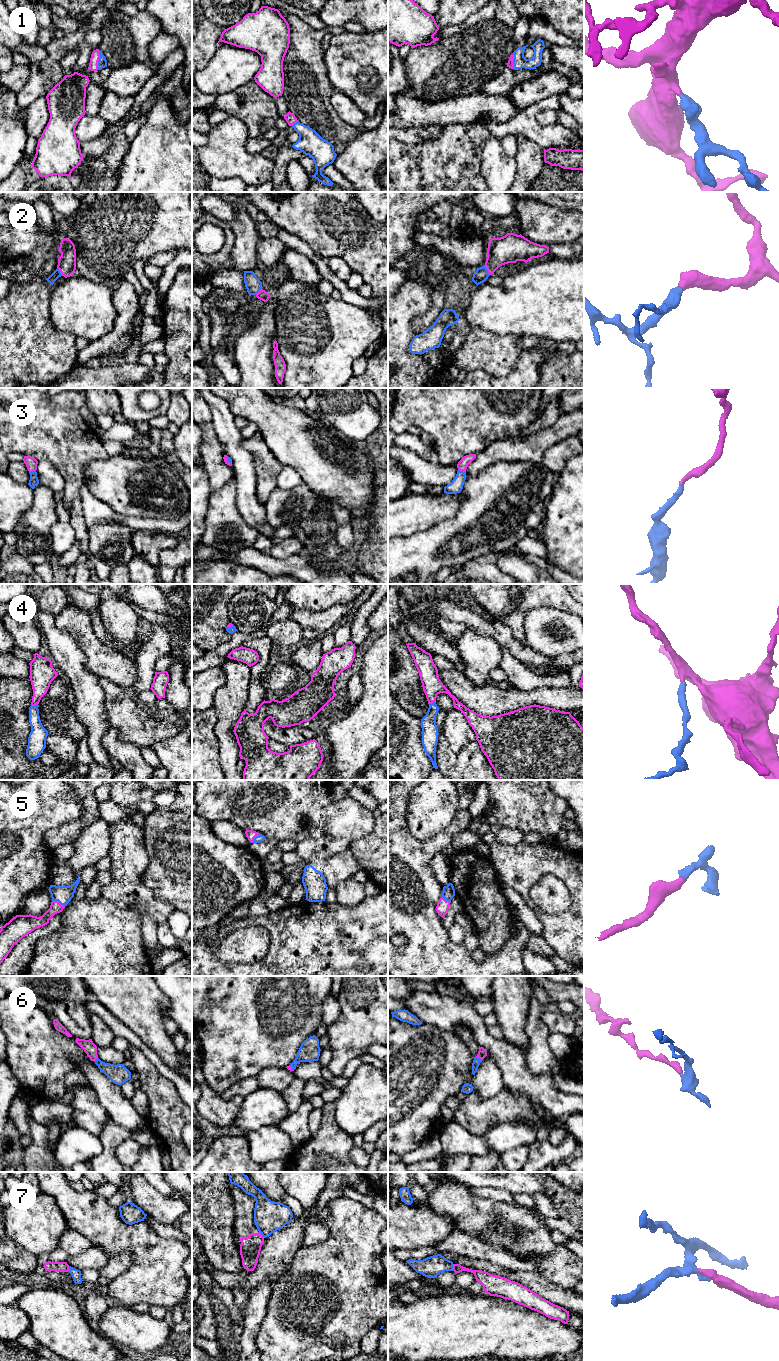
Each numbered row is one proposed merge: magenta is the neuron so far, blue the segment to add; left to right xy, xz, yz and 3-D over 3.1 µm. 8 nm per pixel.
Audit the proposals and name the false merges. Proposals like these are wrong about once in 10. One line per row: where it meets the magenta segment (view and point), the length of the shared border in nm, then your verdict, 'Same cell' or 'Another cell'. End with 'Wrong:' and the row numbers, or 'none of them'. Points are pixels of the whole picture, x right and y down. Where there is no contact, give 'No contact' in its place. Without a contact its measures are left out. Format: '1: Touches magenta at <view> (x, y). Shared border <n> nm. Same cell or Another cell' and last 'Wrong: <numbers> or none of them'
1: Touches magenta at xy (98, 60). Shared border 160 nm. Same cell
2: Touches magenta at yz (487, 269). Shared border 90 nm. Same cell
3: Touches magenta at yz (462, 470). Shared border 70 nm. Same cell
4: Touches magenta at xy (34, 705). Shared border 60 nm. Same cell
5: Touches magenta at xy (57, 901). Shared border 120 nm. Same cell
6: Touches magenta at yz (479, 1058). Shared border 60 nm. Same cell
7: Touches magenta at xz (260, 1234). Shared border 70 nm. Another cell
Wrong: 7

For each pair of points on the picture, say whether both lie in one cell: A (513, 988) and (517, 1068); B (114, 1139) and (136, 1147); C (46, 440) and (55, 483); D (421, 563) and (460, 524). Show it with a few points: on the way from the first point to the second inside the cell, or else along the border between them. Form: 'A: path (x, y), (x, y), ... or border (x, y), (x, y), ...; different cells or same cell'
A: border (504, 1038), (523, 1054); different cells
B: border (130, 1137), (117, 1147), (116, 1158), (118, 1161); different cells
C: border (38, 461), (48, 460), (58, 471), (64, 483); different cells
D: path (429, 553), (450, 534); same cell

